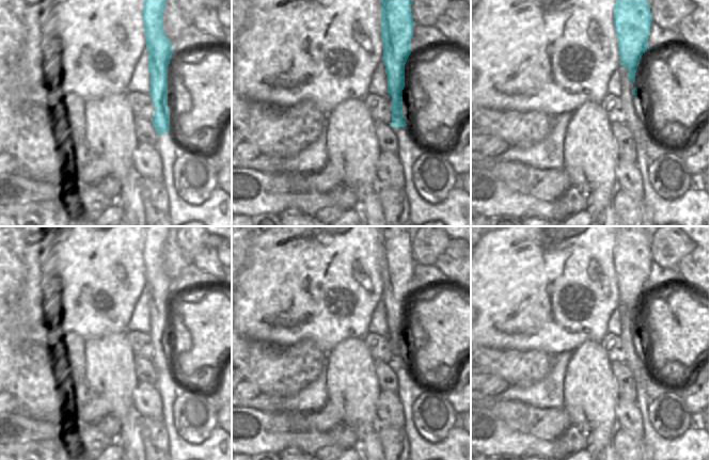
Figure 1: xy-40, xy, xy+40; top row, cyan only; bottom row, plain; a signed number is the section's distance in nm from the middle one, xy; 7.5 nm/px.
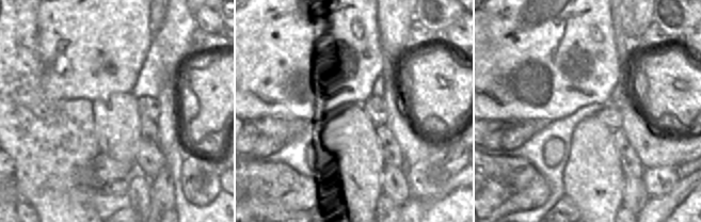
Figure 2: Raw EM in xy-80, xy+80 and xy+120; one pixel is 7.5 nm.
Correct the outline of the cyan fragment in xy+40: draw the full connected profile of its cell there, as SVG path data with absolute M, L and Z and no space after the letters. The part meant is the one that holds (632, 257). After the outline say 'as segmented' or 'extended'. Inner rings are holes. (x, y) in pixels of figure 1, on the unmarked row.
M616 226L614 267L620 304L629 310L631 321L635 321L640 299L649 288L651 263L652 254L644 226Z; as segmented

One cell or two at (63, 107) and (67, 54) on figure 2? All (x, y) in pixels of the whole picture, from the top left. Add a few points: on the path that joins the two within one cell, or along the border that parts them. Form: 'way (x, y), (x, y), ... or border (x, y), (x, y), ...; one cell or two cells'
border (42, 85), (54, 97), (85, 98), (89, 100); two cells

